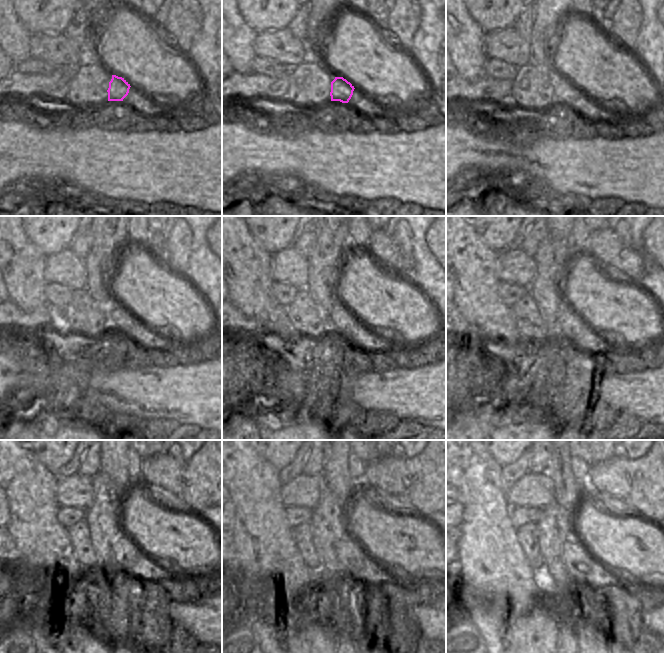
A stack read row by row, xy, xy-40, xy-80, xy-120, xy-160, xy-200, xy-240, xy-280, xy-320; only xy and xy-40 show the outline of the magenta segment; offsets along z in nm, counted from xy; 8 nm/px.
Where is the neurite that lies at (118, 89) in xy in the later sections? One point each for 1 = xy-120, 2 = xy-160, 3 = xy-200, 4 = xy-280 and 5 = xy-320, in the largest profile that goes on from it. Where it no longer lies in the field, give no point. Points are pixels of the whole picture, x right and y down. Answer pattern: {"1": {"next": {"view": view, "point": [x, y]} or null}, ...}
{"1": {"next": {"view": "xy-120", "point": [118, 318]}}, "2": {"next": {"view": "xy-160", "point": [341, 320]}}, "3": {"next": {"view": "xy-200", "point": [569, 325]}}, "4": {"next": {"view": "xy-280", "point": [350, 554]}}, "5": {"next": {"view": "xy-320", "point": [577, 559]}}}

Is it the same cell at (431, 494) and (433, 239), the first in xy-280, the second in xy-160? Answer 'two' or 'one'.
one

